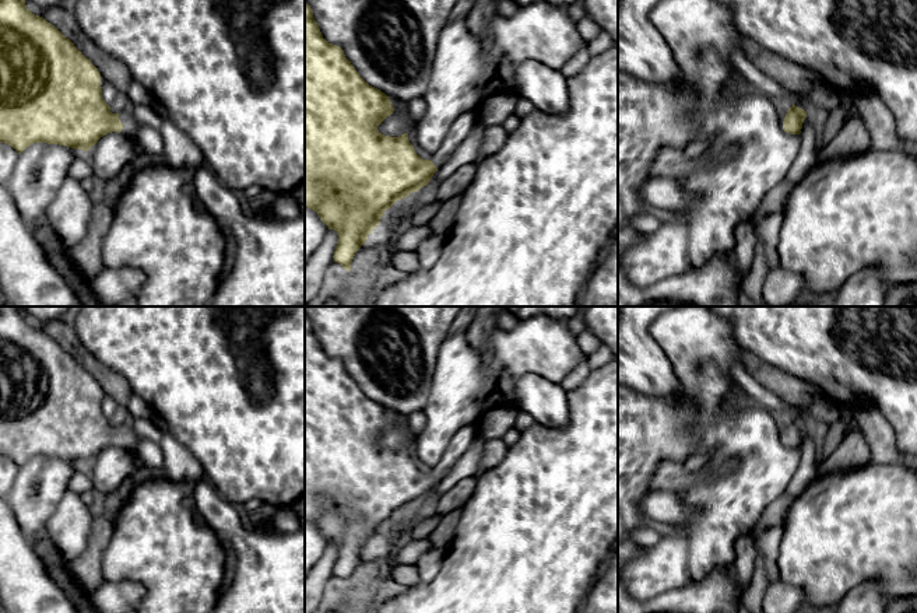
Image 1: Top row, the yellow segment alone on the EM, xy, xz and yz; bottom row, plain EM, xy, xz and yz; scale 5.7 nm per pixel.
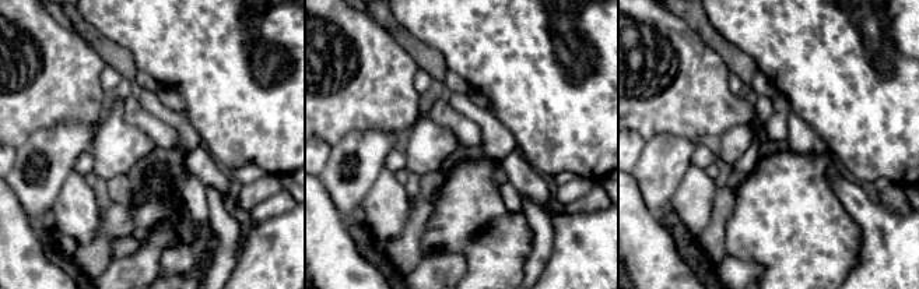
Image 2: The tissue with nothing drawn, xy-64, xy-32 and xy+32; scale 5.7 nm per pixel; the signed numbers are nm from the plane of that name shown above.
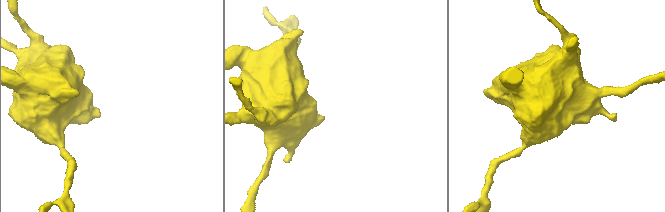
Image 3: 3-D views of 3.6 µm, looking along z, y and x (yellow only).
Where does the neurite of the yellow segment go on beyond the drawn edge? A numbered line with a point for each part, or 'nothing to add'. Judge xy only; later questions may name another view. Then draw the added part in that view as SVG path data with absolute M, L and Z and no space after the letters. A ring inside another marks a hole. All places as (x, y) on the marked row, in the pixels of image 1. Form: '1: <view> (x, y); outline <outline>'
1: xy (150, 140); outline M130 108L120 111L119 119L123 123L120 133L133 139L141 151L152 155L164 155L164 137L157 127L137 123Z

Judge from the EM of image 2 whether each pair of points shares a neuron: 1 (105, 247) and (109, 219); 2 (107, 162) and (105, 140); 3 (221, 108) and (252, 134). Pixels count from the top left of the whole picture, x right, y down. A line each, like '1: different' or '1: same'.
1: same
2: same
3: same

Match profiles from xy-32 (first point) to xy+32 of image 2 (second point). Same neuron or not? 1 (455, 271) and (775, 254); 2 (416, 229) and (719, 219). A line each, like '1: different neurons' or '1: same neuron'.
1: different neurons
2: same neuron

